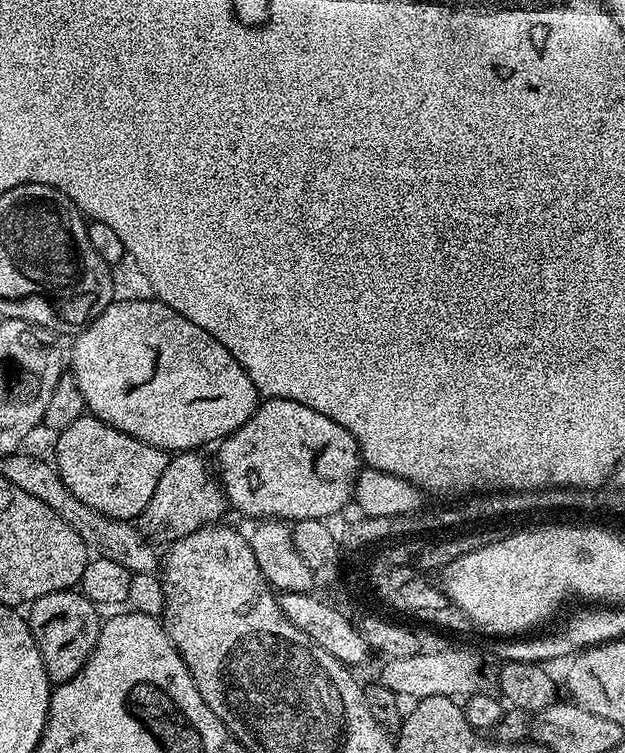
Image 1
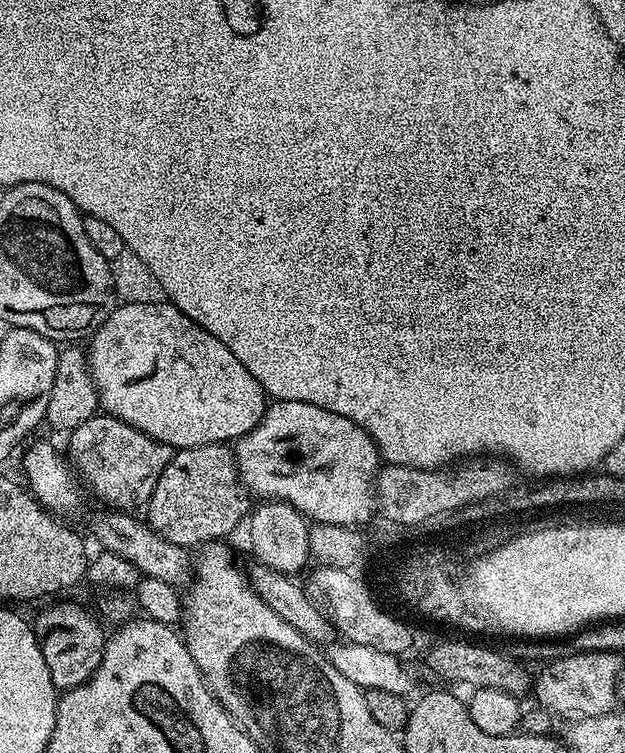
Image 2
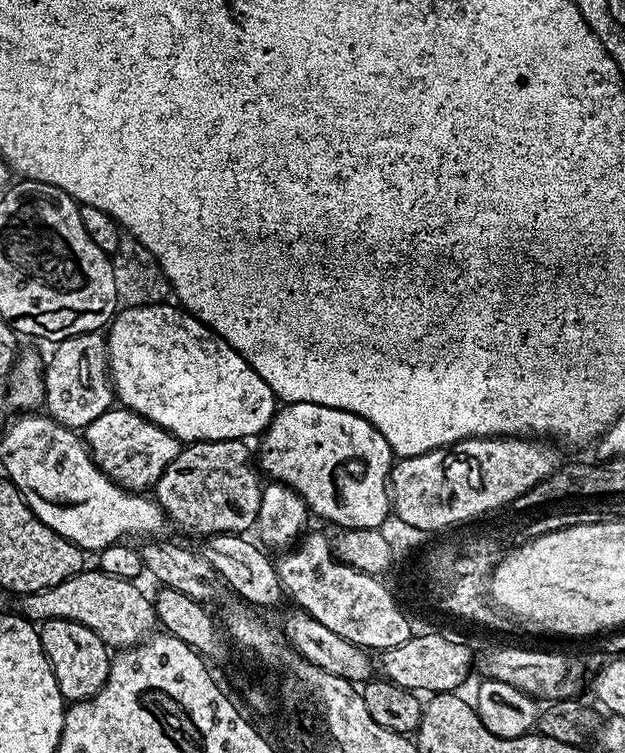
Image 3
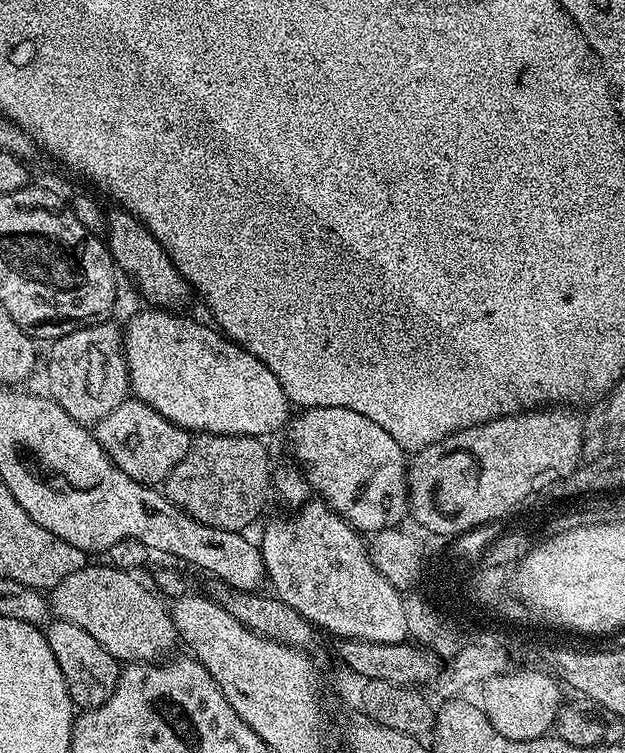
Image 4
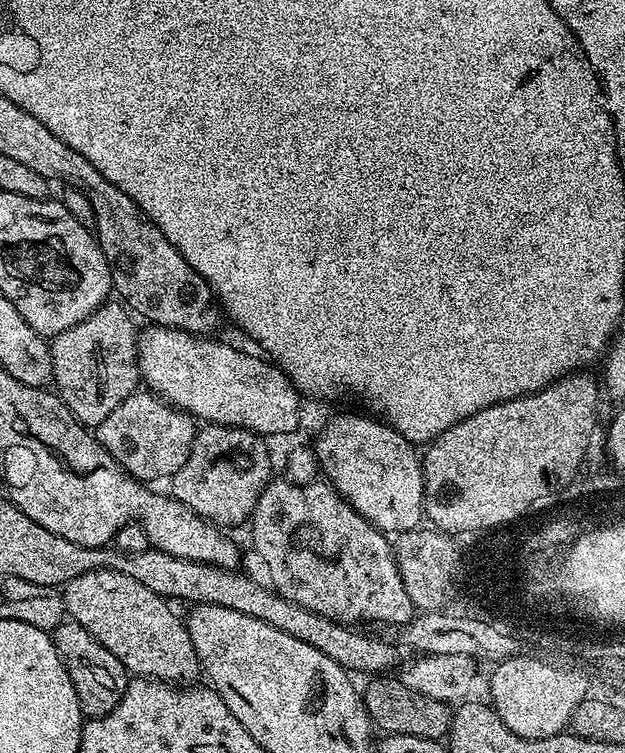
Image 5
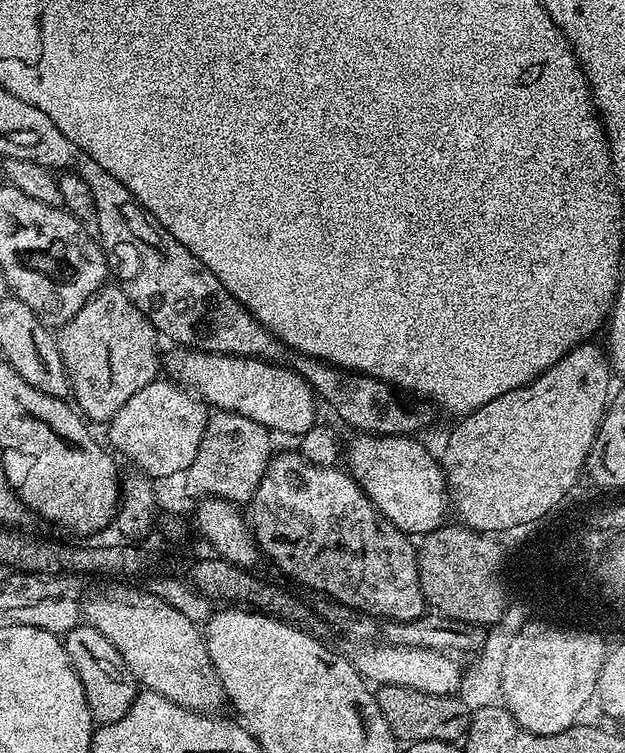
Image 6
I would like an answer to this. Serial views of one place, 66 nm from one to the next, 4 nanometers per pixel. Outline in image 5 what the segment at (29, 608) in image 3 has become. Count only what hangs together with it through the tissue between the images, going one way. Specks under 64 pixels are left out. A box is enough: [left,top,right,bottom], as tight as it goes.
[63,568,201,682]

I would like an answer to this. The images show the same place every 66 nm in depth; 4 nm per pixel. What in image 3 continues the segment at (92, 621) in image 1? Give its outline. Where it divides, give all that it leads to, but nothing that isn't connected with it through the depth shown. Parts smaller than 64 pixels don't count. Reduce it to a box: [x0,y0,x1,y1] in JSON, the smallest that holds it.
[38,620,112,701]

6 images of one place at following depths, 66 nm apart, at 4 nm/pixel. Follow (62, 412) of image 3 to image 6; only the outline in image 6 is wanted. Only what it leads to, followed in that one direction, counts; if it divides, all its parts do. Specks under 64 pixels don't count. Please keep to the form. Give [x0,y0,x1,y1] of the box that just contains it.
[55,286,161,421]

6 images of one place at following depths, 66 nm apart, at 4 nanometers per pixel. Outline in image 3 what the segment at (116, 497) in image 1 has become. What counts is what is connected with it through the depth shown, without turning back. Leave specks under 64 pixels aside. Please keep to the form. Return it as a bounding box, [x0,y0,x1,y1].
[83,406,182,493]

